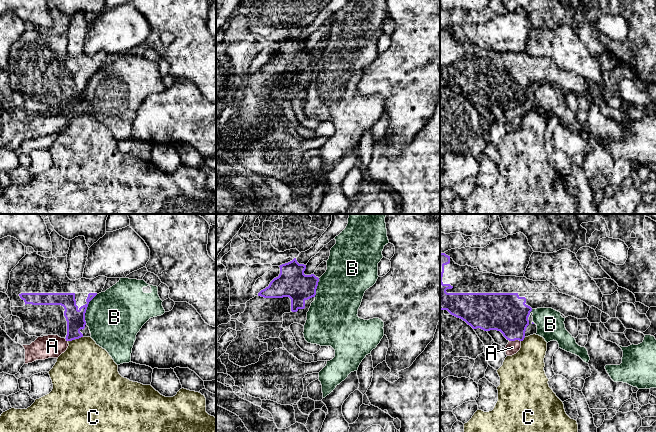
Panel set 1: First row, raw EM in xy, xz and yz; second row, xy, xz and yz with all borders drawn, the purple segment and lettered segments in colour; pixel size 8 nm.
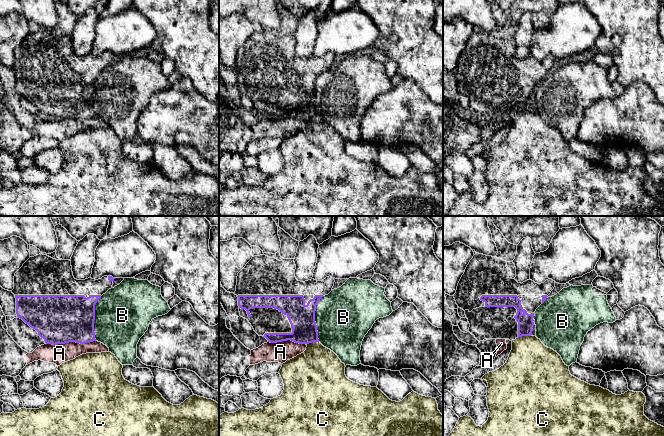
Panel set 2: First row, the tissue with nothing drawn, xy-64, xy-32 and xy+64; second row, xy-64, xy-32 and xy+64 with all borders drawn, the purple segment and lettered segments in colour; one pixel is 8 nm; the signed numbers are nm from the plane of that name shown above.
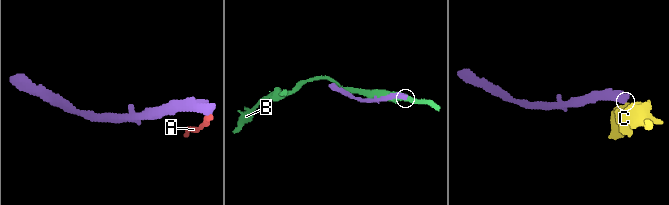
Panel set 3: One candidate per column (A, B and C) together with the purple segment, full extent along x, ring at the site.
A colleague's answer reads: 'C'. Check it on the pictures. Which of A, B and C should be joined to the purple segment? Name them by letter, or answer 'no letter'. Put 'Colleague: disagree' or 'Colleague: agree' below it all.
no letter
Colleague: disagree

